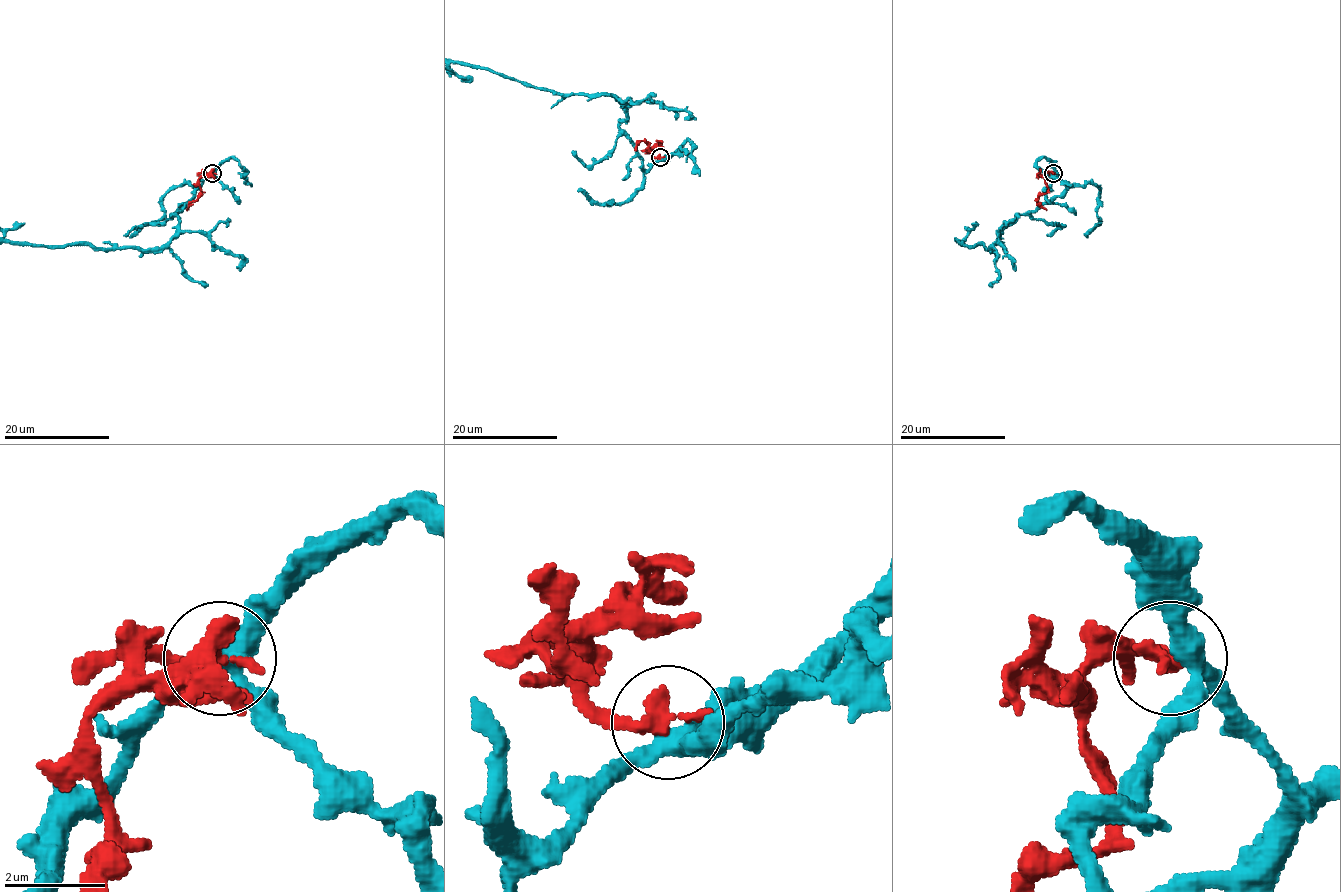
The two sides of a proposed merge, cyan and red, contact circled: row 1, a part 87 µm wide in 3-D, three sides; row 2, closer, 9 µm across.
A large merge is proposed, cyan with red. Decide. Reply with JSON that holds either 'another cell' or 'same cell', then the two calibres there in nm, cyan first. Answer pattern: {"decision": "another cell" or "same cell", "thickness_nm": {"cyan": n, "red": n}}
{"decision": "another cell", "thickness_nm": {"cyan": 360, "red": 360}}

